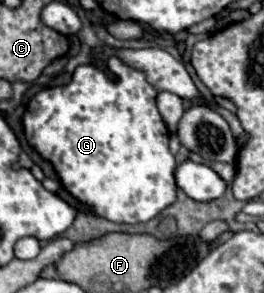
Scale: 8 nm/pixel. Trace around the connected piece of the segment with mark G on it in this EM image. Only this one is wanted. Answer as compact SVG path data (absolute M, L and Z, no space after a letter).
M116 57L108 59L108 71L112 75L116 75L116 81L110 81L110 77L104 71L96 69L94 65L80 65L74 71L74 77L72 77L72 81L68 85L64 85L64 87L52 87L52 89L44 89L44 91L36 93L30 99L30 103L26 107L26 113L24 113L24 133L26 133L28 143L44 159L48 159L54 165L62 185L78 201L90 205L96 211L96 215L100 215L100 217L104 217L108 221L114 221L114 223L144 223L144 221L150 221L152 217L156 217L162 209L166 209L168 205L172 205L176 201L176 189L178 189L176 177L174 177L174 173L176 173L176 159L174 159L174 155L168 149L168 137L170 137L168 135L168 127L164 125L164 121L162 121L160 113L158 113L158 107L156 107L156 95L158 93L148 85L148 81L144 81L144 73L140 73L136 69L128 69L128 65L120 65L120 61L116 61Z

